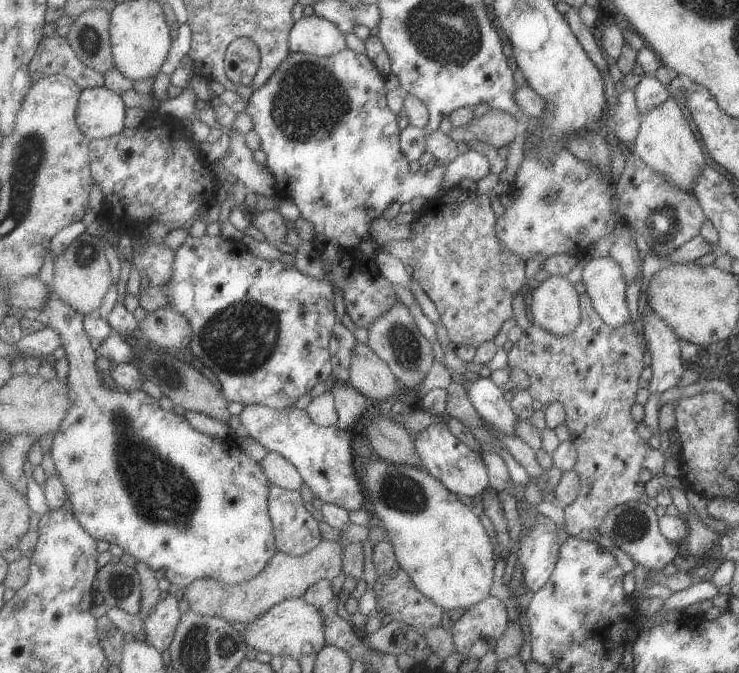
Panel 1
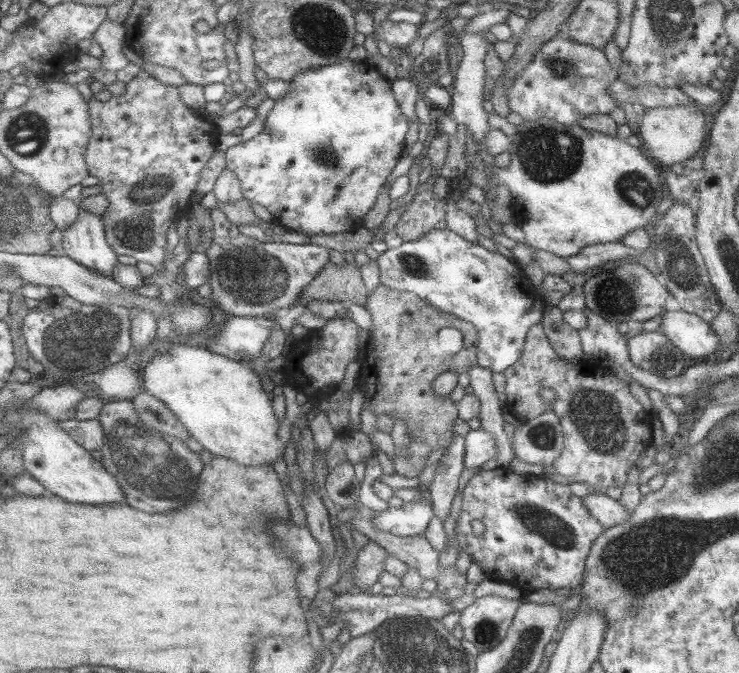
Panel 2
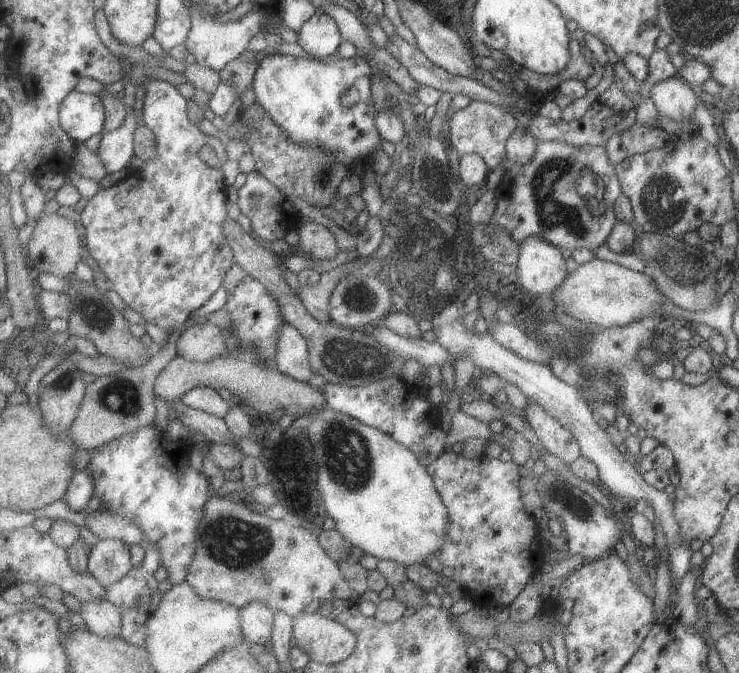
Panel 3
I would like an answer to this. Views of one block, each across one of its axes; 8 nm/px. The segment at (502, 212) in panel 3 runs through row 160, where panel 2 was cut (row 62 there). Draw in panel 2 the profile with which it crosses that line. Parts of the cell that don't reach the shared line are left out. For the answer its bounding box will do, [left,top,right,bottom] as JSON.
[506,35,616,126]

